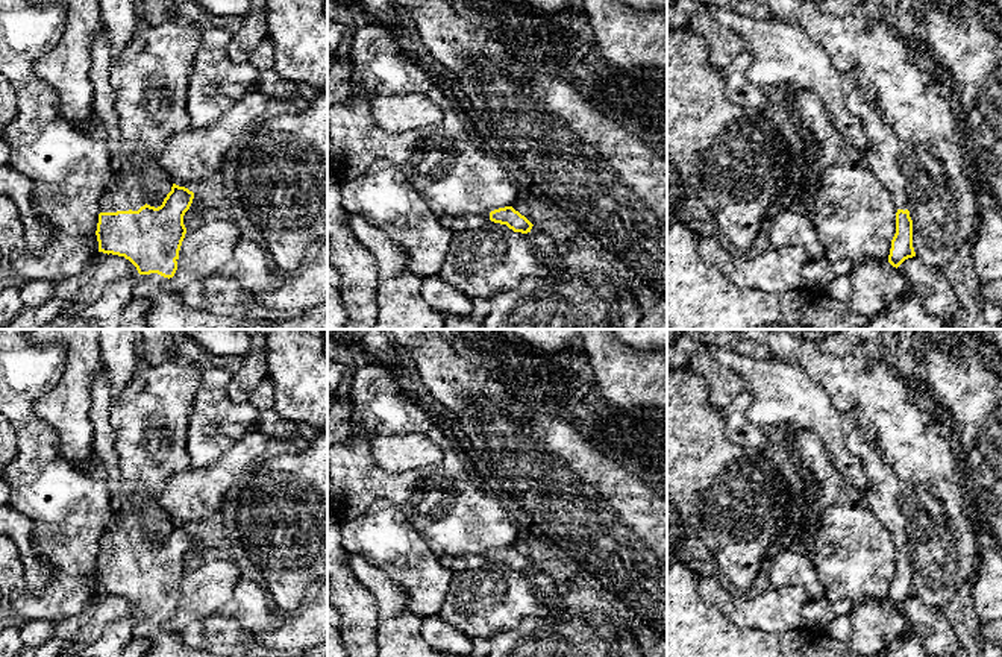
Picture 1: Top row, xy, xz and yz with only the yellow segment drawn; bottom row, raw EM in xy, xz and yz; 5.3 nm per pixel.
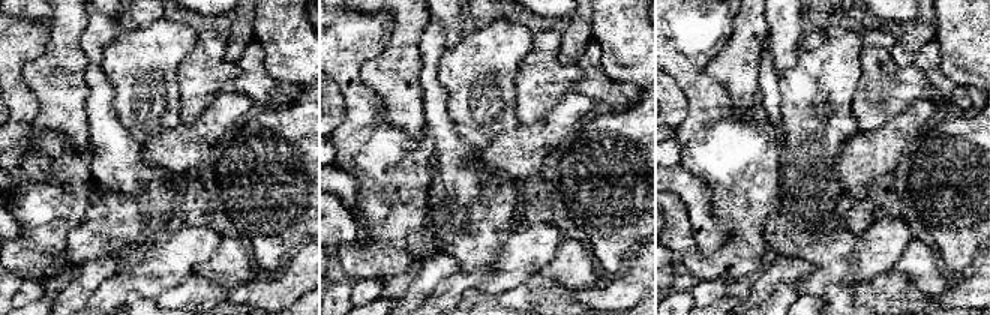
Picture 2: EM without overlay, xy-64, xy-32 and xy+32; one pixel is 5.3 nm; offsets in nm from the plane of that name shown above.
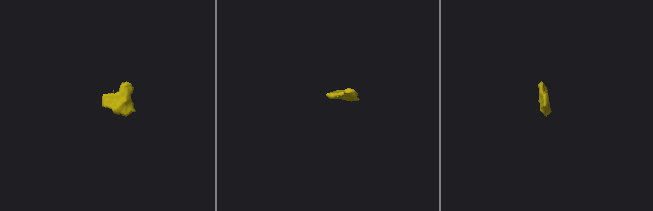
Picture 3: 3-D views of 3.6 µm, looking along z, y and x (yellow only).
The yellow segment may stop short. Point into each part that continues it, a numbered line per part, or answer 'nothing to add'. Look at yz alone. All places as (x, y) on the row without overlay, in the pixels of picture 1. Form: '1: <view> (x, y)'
1: yz (883, 499)

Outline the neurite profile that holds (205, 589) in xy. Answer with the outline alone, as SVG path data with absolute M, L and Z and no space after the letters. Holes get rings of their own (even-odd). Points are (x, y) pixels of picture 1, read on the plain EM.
M206 558L199 567L186 571L179 590L177 610L165 621L164 628L182 631L194 622L217 615L232 598L241 578L238 566L221 558Z

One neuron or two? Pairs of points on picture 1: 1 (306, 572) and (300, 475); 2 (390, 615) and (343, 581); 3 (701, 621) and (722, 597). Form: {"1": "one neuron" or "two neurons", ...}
{"1": "one neuron", "2": "two neurons", "3": "two neurons"}

